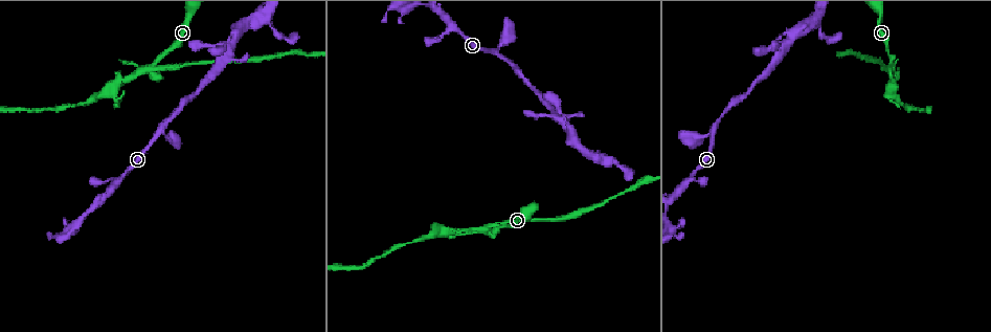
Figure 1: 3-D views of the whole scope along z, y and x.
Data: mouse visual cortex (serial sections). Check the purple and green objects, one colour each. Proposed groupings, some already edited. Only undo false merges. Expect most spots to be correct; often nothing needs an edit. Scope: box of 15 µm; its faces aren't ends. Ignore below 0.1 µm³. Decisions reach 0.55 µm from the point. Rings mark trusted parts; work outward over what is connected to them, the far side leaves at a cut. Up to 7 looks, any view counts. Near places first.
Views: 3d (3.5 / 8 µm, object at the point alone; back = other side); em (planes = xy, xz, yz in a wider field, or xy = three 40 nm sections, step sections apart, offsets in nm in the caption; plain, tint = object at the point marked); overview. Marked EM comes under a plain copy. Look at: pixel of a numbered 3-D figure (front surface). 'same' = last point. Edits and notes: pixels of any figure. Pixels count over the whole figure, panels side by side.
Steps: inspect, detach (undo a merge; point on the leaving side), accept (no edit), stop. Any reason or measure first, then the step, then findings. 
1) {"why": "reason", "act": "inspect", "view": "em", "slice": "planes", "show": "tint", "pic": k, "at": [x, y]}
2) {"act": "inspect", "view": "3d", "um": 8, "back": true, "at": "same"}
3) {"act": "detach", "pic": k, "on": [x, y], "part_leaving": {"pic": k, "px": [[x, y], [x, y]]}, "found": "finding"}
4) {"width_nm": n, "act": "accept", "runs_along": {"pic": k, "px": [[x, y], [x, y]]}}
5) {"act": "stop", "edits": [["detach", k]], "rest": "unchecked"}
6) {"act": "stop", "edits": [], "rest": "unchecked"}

{"why": "three-way junction", "act": "inspect", "view": "3d", "um": 3.5, "pic": 1, "at": [152, 67]}

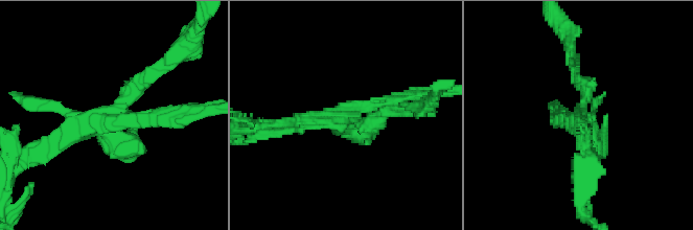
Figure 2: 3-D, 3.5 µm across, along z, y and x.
{"why": "now the EM", "act": "inspect", "view": "em", "slice": "planes", "show": "tint", "pic": 2, "at": [349, 118]}

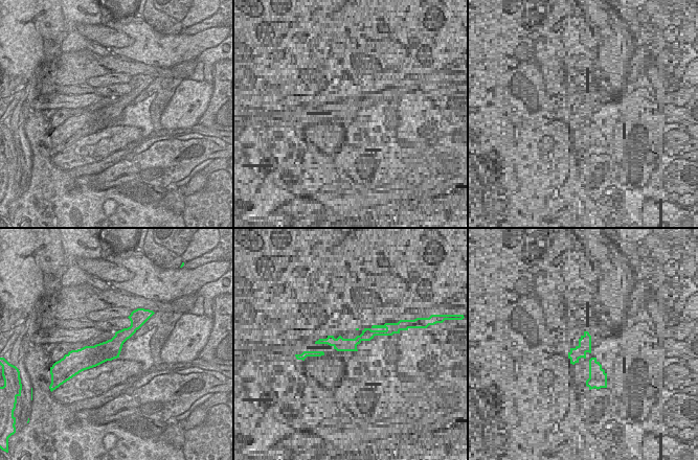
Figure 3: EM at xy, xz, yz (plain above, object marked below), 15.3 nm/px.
{"act": "accept", "runs_along": {"pic": 3, "px": [[139, 322], [108, 350], [84, 352]]}, "found": "continuous, no second cell"}

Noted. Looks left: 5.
{"why": "three arms meet", "act": "inspect", "view": "3d", "um": 3.5, "pic": 1, "at": [494, 50]}

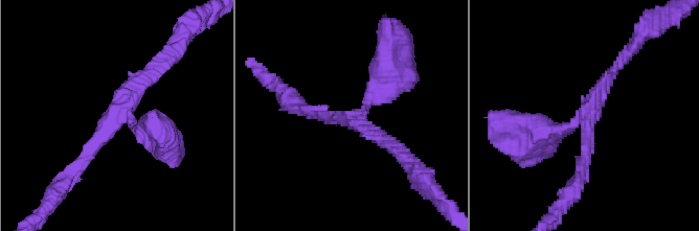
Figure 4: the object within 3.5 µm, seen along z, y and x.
{"arms": 3, "arm_widths_nm": [200, 200, 250], "why": "shape alone is not enough", "act": "inspect", "view": "em", "slice": "xy", "step": 5, "show": "tint", "pic": 4, "at": [587, 118]}

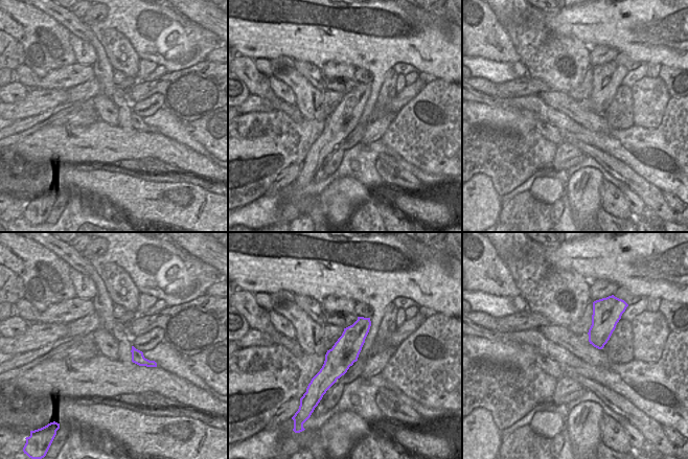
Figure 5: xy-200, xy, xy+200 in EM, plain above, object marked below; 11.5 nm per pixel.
{"act": "accept", "runs_along": {"pic": 5, "px": [[367, 320], [323, 381], [322, 388]]}, "found": "one cell here"}

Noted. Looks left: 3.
{"why": "sharp bend", "act": "inspect", "view": "3d", "um": 8, "pic": 1, "at": [783, 48]}

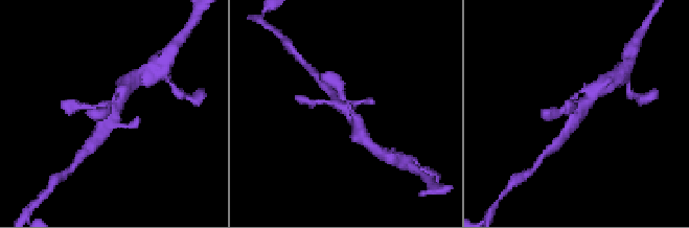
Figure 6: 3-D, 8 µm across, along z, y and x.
{"act": "inspect", "view": "3d", "um": 3.5, "pic": 6, "at": [579, 112]}

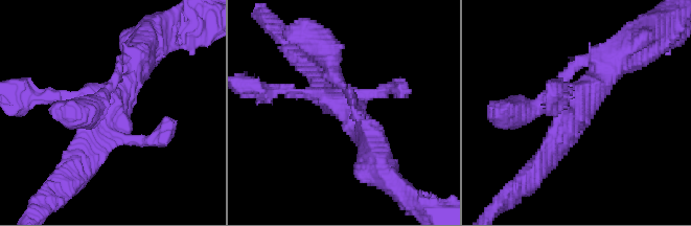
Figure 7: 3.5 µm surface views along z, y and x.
{"arms": 4, "arm_widths_nm": [200, 250, 300, 400], "act": "inspect", "view": "em", "slice": "xy", "step": 1, "show": "tint", "pic": 7, "at": [114, 103]}

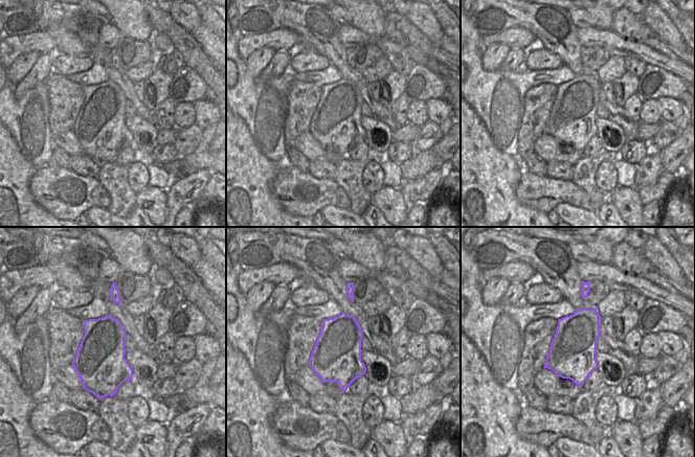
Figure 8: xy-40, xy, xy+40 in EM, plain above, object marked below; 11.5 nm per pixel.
{"act": "accept", "runs_along": {"pic": 7, "px": [[544, 156], [619, 53]]}, "found": "one cell here"}

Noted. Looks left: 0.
{"act": "stop", "edits": [], "rest": "unchecked"}

